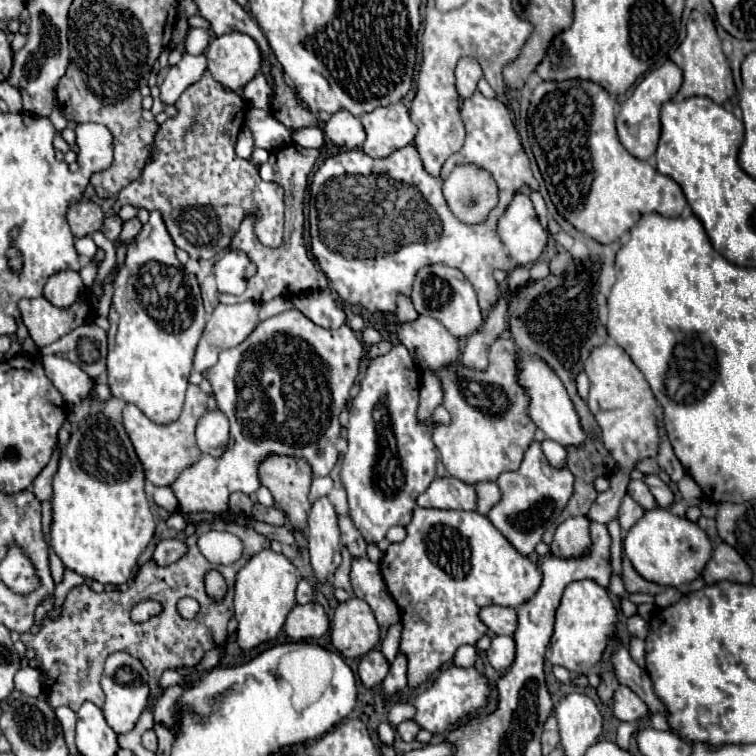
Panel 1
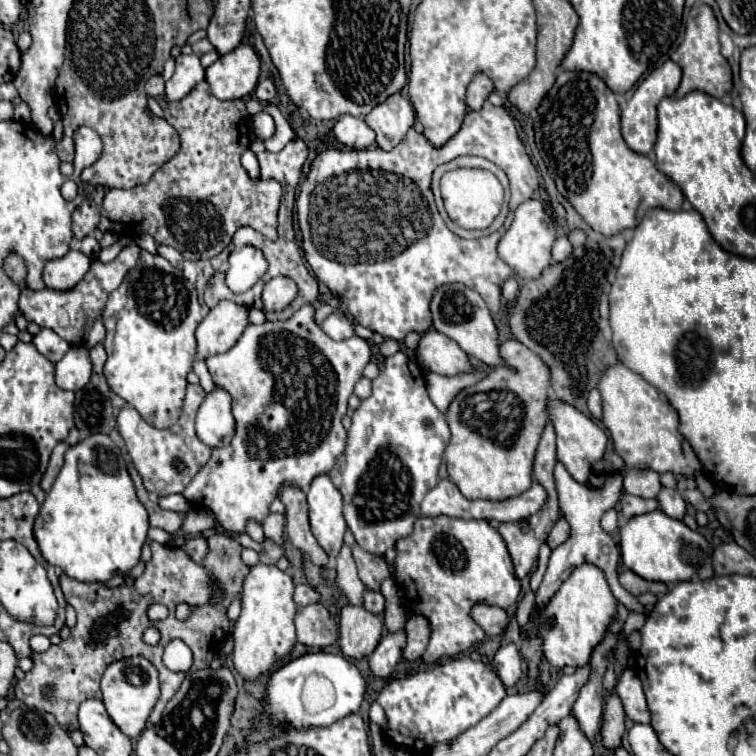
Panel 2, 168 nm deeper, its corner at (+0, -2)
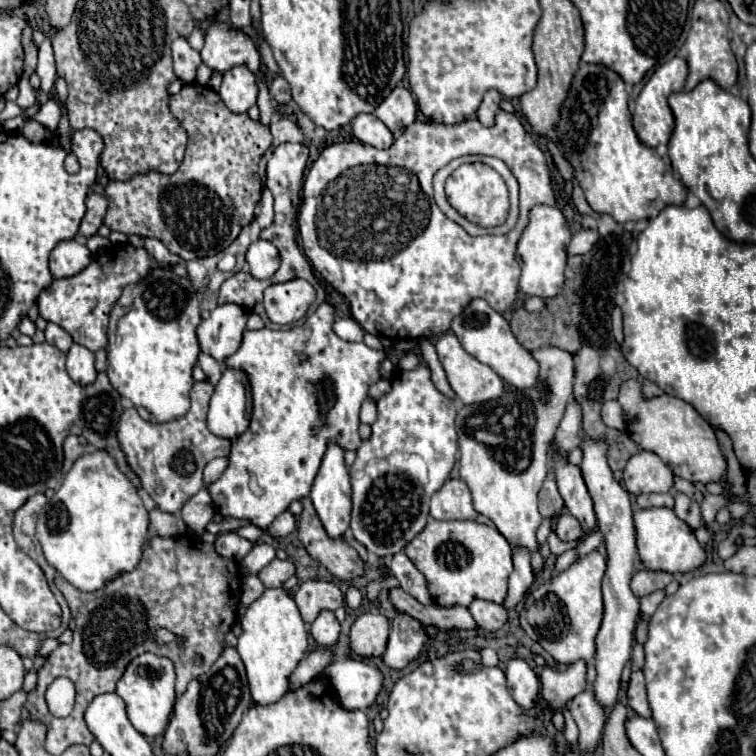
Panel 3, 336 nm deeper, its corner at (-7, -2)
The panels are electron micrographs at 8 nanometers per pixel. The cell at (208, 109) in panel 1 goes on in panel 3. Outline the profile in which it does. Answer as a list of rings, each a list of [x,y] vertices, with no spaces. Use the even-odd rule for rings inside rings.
[[[186,84],[178,94],[172,94],[170,112],[176,116],[182,112],[180,124],[188,134],[188,146],[180,168],[174,174],[160,174],[150,170],[146,174],[134,174],[124,182],[110,182],[106,186],[108,212],[104,224],[110,230],[124,232],[128,236],[136,234],[144,238],[156,238],[182,260],[214,256],[226,250],[236,240],[240,230],[254,220],[254,210],[260,200],[258,164],[272,146],[272,134],[268,126],[250,120],[248,114],[232,114],[212,88],[200,84]]]

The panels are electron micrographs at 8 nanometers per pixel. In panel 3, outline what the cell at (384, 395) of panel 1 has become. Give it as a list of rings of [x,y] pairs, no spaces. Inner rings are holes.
[[[420,364],[416,370],[400,372],[394,378],[392,390],[378,400],[378,418],[372,424],[370,440],[364,440],[356,450],[356,462],[350,466],[352,484],[352,532],[354,538],[366,546],[368,552],[390,558],[400,552],[428,522],[430,496],[440,490],[440,486],[450,476],[456,462],[456,430],[454,430],[456,408],[454,404],[436,390],[430,380],[430,370]]]

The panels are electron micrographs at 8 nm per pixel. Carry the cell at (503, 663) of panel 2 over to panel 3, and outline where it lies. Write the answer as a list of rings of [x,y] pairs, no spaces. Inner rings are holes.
[[[520,658],[510,660],[506,666],[506,678],[508,678],[510,694],[522,708],[528,710],[536,706],[538,694],[540,694],[540,680],[526,664],[526,660],[520,660]]]

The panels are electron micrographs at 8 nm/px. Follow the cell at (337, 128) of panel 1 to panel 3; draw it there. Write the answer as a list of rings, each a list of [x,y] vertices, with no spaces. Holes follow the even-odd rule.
[[[358,114],[352,120],[352,132],[360,142],[374,148],[390,148],[394,144],[394,134],[374,114]]]

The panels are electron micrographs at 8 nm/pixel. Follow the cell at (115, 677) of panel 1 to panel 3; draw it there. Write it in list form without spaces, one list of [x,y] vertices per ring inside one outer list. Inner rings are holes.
[[[146,652],[128,664],[124,676],[118,682],[116,694],[122,696],[122,700],[126,702],[128,718],[134,724],[134,728],[142,732],[146,738],[162,736],[168,726],[170,714],[176,704],[174,680],[176,680],[176,674],[174,674],[172,660],[166,656],[156,656],[156,654]]]

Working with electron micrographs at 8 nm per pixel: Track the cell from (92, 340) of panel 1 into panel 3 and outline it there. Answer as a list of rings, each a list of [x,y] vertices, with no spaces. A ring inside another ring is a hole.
[[[50,322],[50,324],[46,326],[44,334],[46,334],[46,342],[48,342],[48,344],[60,348],[62,352],[68,352],[68,350],[70,350],[72,338],[70,338],[70,334],[68,334],[64,328],[60,328],[58,324],[52,324],[52,322]]]

